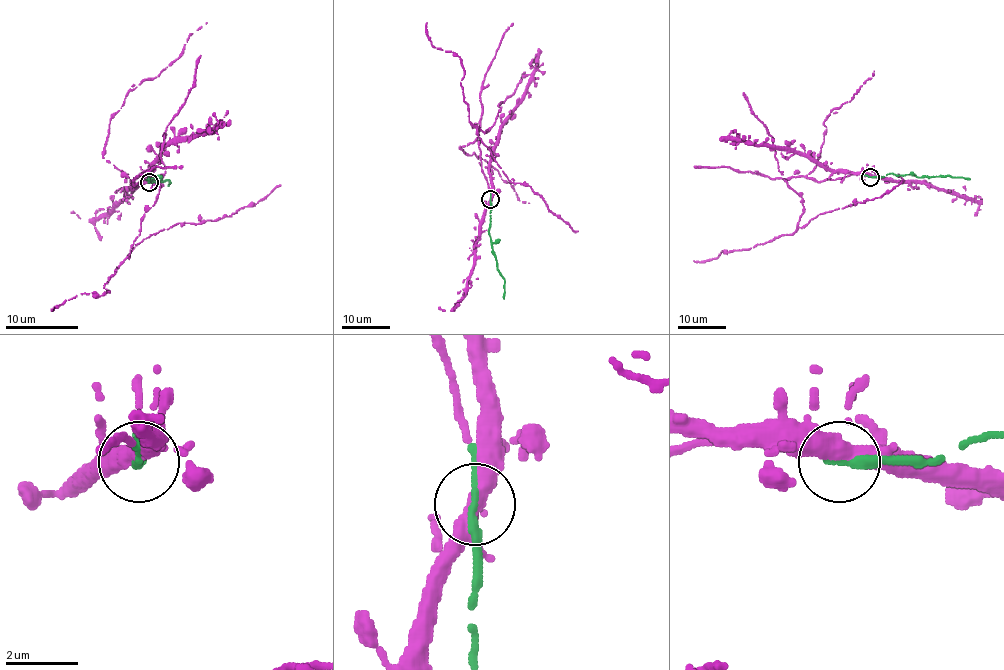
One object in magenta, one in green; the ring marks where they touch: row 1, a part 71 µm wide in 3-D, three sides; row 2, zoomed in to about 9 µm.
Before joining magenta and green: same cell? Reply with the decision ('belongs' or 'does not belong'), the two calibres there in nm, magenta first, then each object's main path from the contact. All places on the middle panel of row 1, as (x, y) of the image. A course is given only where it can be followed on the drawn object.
belongs; calibres 340 and 200 nm; course magenta (491, 199), (498, 107), (488, 131), (477, 127), (480, 139), (509, 180), (526, 184), (577, 231); course green (491, 199), (488, 234), (497, 269), (504, 279), (504, 298)

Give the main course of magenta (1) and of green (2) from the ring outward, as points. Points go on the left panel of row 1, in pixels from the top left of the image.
1: (149, 181), (166, 147), (166, 172), (129, 258), (146, 238), (252, 207), (280, 185)
2: (149, 181), (149, 176), (146, 180), (149, 178), (151, 183), (169, 181), (169, 185)

